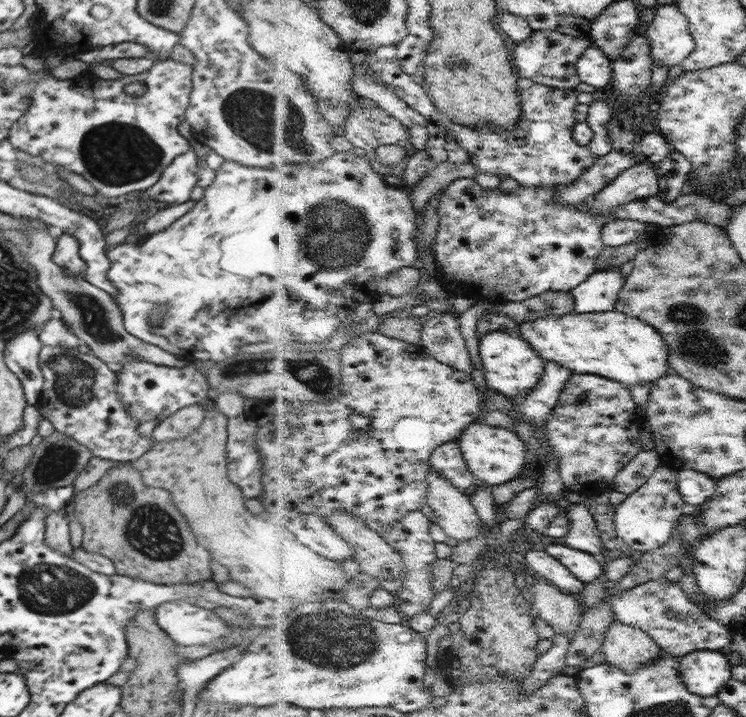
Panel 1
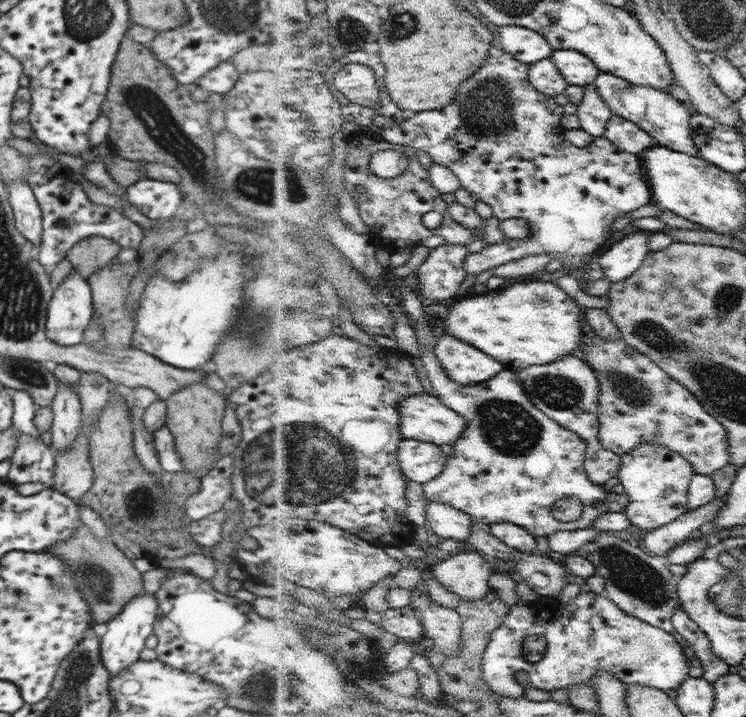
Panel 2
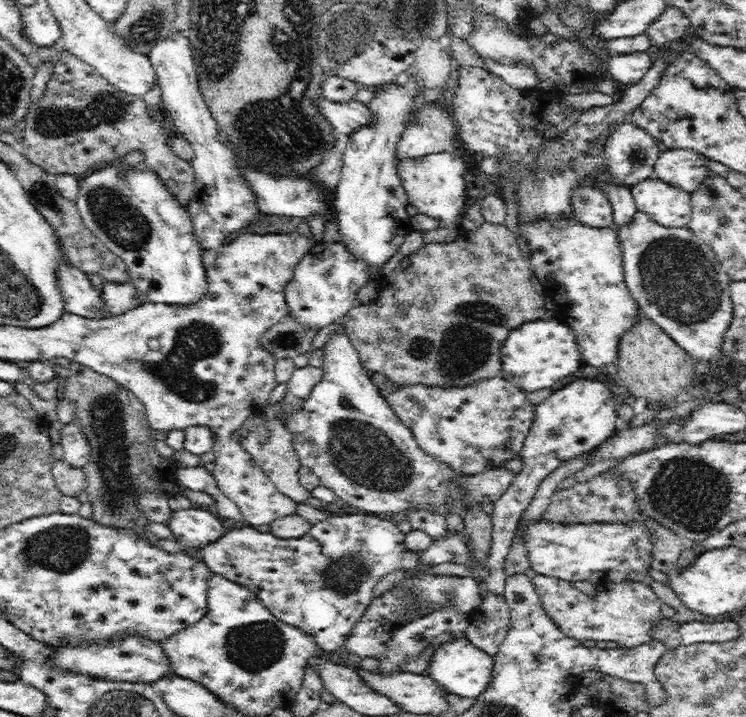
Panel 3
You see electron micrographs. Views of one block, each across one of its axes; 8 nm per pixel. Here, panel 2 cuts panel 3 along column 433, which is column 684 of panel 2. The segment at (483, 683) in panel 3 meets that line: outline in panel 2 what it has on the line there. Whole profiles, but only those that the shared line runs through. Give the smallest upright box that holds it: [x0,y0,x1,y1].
[482,588,692,699]

